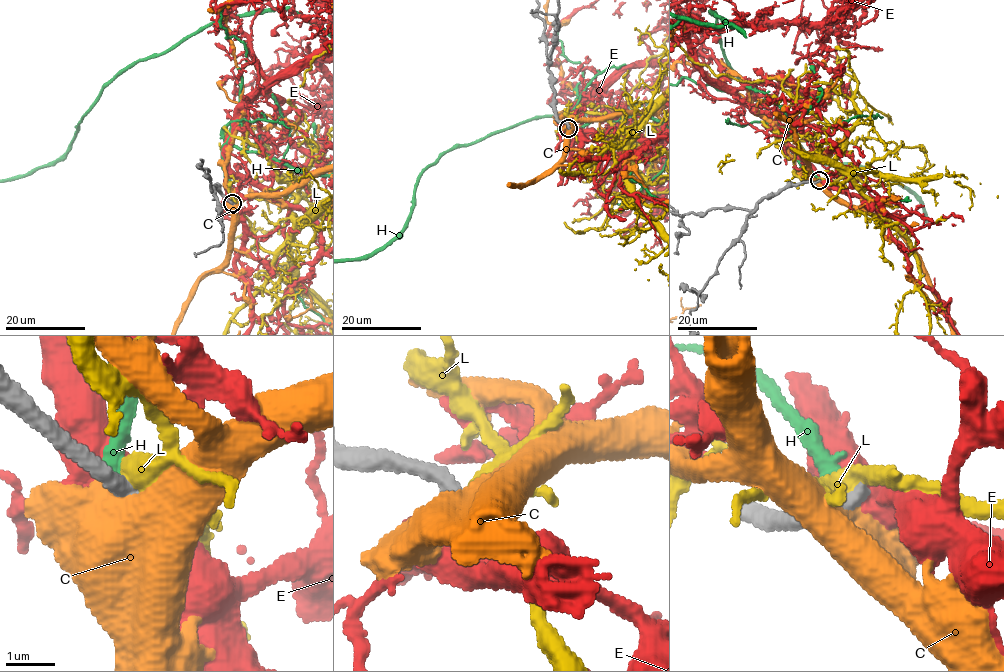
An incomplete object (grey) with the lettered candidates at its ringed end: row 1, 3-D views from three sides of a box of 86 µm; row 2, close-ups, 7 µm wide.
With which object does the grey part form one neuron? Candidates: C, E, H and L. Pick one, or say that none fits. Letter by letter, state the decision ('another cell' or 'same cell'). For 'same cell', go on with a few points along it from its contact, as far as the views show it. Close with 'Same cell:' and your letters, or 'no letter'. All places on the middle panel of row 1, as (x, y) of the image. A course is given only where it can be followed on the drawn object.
C: another cell
E: another cell
H: another cell
L: another cell
Same cell: no letter

